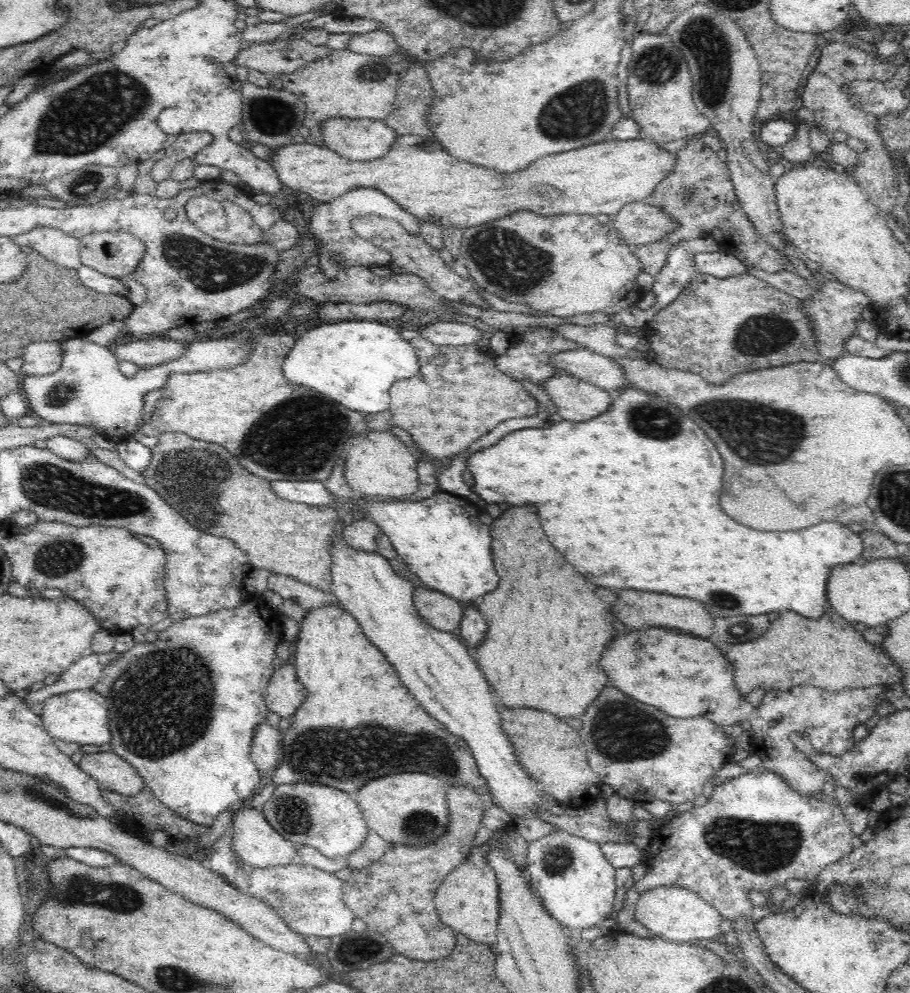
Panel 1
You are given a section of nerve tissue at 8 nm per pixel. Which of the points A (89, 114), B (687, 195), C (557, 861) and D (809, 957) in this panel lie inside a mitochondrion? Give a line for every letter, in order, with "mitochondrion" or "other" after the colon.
A: mitochondrion
B: mitochondrion
C: mitochondrion
D: other

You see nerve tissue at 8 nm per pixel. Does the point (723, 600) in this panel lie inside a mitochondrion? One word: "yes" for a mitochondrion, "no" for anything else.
yes

